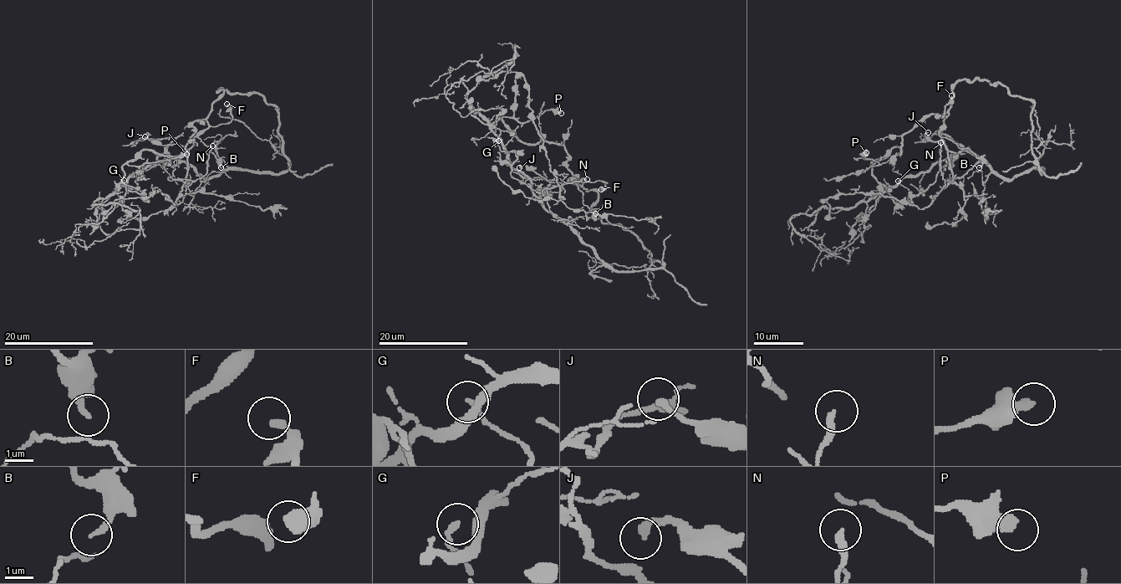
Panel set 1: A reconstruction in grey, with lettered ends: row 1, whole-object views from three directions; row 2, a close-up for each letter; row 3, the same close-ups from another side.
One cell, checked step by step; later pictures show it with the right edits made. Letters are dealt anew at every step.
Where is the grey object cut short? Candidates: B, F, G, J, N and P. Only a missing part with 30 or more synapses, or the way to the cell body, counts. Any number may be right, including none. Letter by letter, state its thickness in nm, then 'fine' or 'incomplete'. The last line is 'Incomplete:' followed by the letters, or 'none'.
B: calibre 150 nm; fine
F: calibre 240 nm; fine
G: calibre 120 nm; fine
J: calibre 150 nm; fine
N: calibre 260 nm; fine
P: calibre 400 nm; fine
Incomplete: none

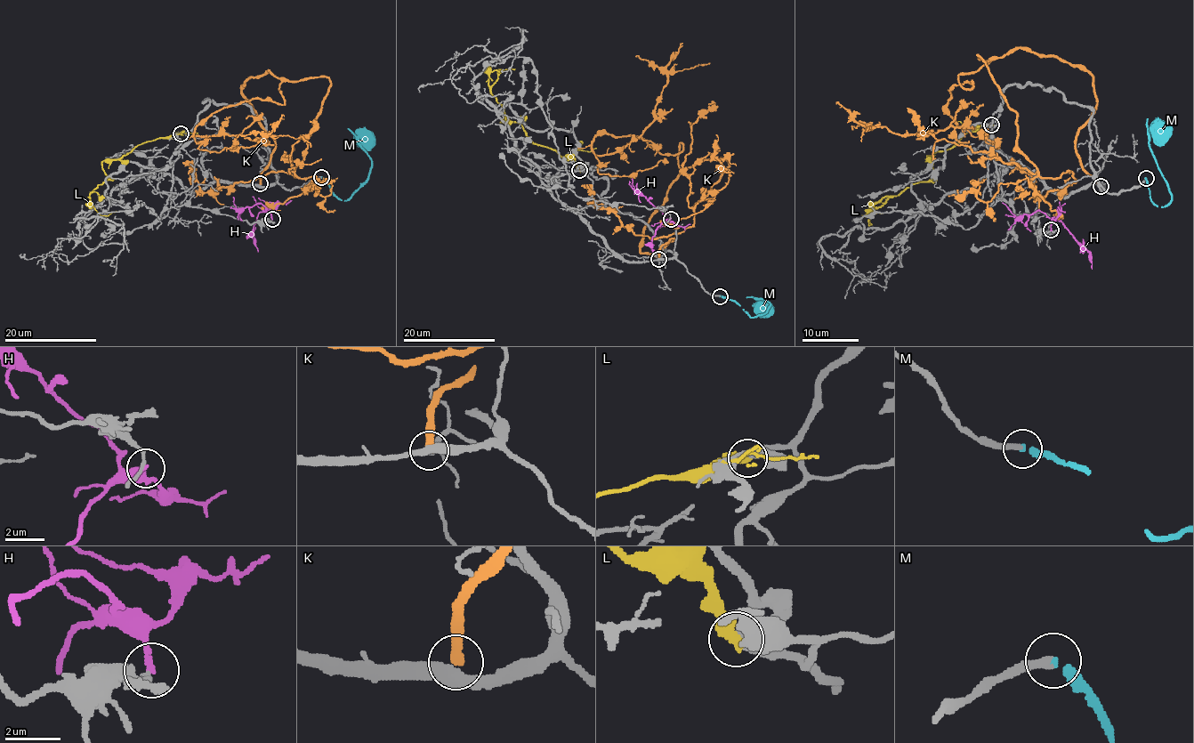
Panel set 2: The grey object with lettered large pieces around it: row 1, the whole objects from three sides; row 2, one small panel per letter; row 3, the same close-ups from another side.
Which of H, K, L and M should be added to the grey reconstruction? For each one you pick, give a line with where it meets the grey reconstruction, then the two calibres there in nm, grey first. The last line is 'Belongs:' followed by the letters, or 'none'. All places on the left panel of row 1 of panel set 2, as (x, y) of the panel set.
M: (321, 177) | 300/240 nm
Belongs: M

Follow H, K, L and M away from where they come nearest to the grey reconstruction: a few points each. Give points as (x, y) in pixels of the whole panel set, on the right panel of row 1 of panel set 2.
H: (1051, 230), (1052, 220), (1039, 210), (1017, 217), (1002, 202)
K: (1101, 187), (1076, 141), (1094, 78), (1022, 48), (978, 55), (1017, 149), (1075, 181), (1038, 197), (1010, 160)
L: (992, 125), (971, 129), (948, 149), (934, 153), (933, 178), (890, 197), (870, 217), (868, 226), (867, 219)
M: (1146, 178), (1150, 199), (1157, 206), (1164, 206), (1171, 199), (1168, 183), (1149, 139), (1163, 139), (1170, 128)

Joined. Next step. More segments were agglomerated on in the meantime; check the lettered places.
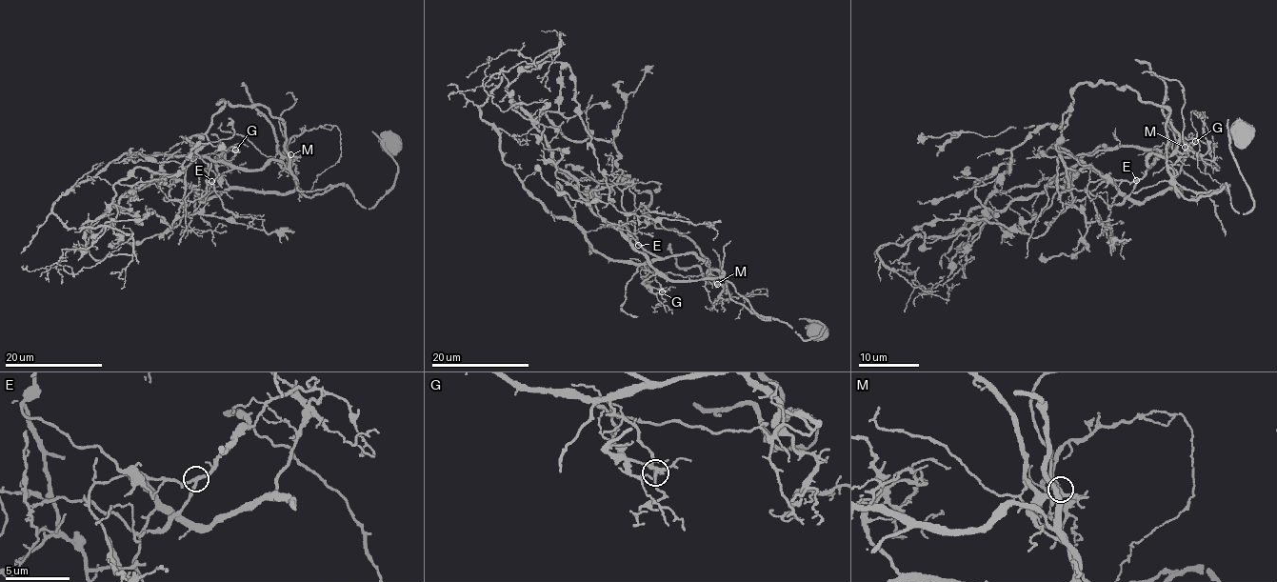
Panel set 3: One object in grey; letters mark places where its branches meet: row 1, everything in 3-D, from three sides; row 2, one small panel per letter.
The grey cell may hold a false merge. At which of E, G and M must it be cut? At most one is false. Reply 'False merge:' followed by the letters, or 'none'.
False merge: G

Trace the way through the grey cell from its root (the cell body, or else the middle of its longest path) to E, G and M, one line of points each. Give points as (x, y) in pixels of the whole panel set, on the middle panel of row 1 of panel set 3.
E: (816, 329), (812, 320), (824, 331), (804, 340), (736, 303), (693, 254), (658, 258), (638, 245)
G: (816, 329), (812, 320), (824, 331), (804, 340), (760, 315), (723, 277), (644, 281), (662, 292)
M: (816, 329), (812, 320), (824, 331), (804, 340), (786, 323), (751, 313), (710, 269), (717, 284)

